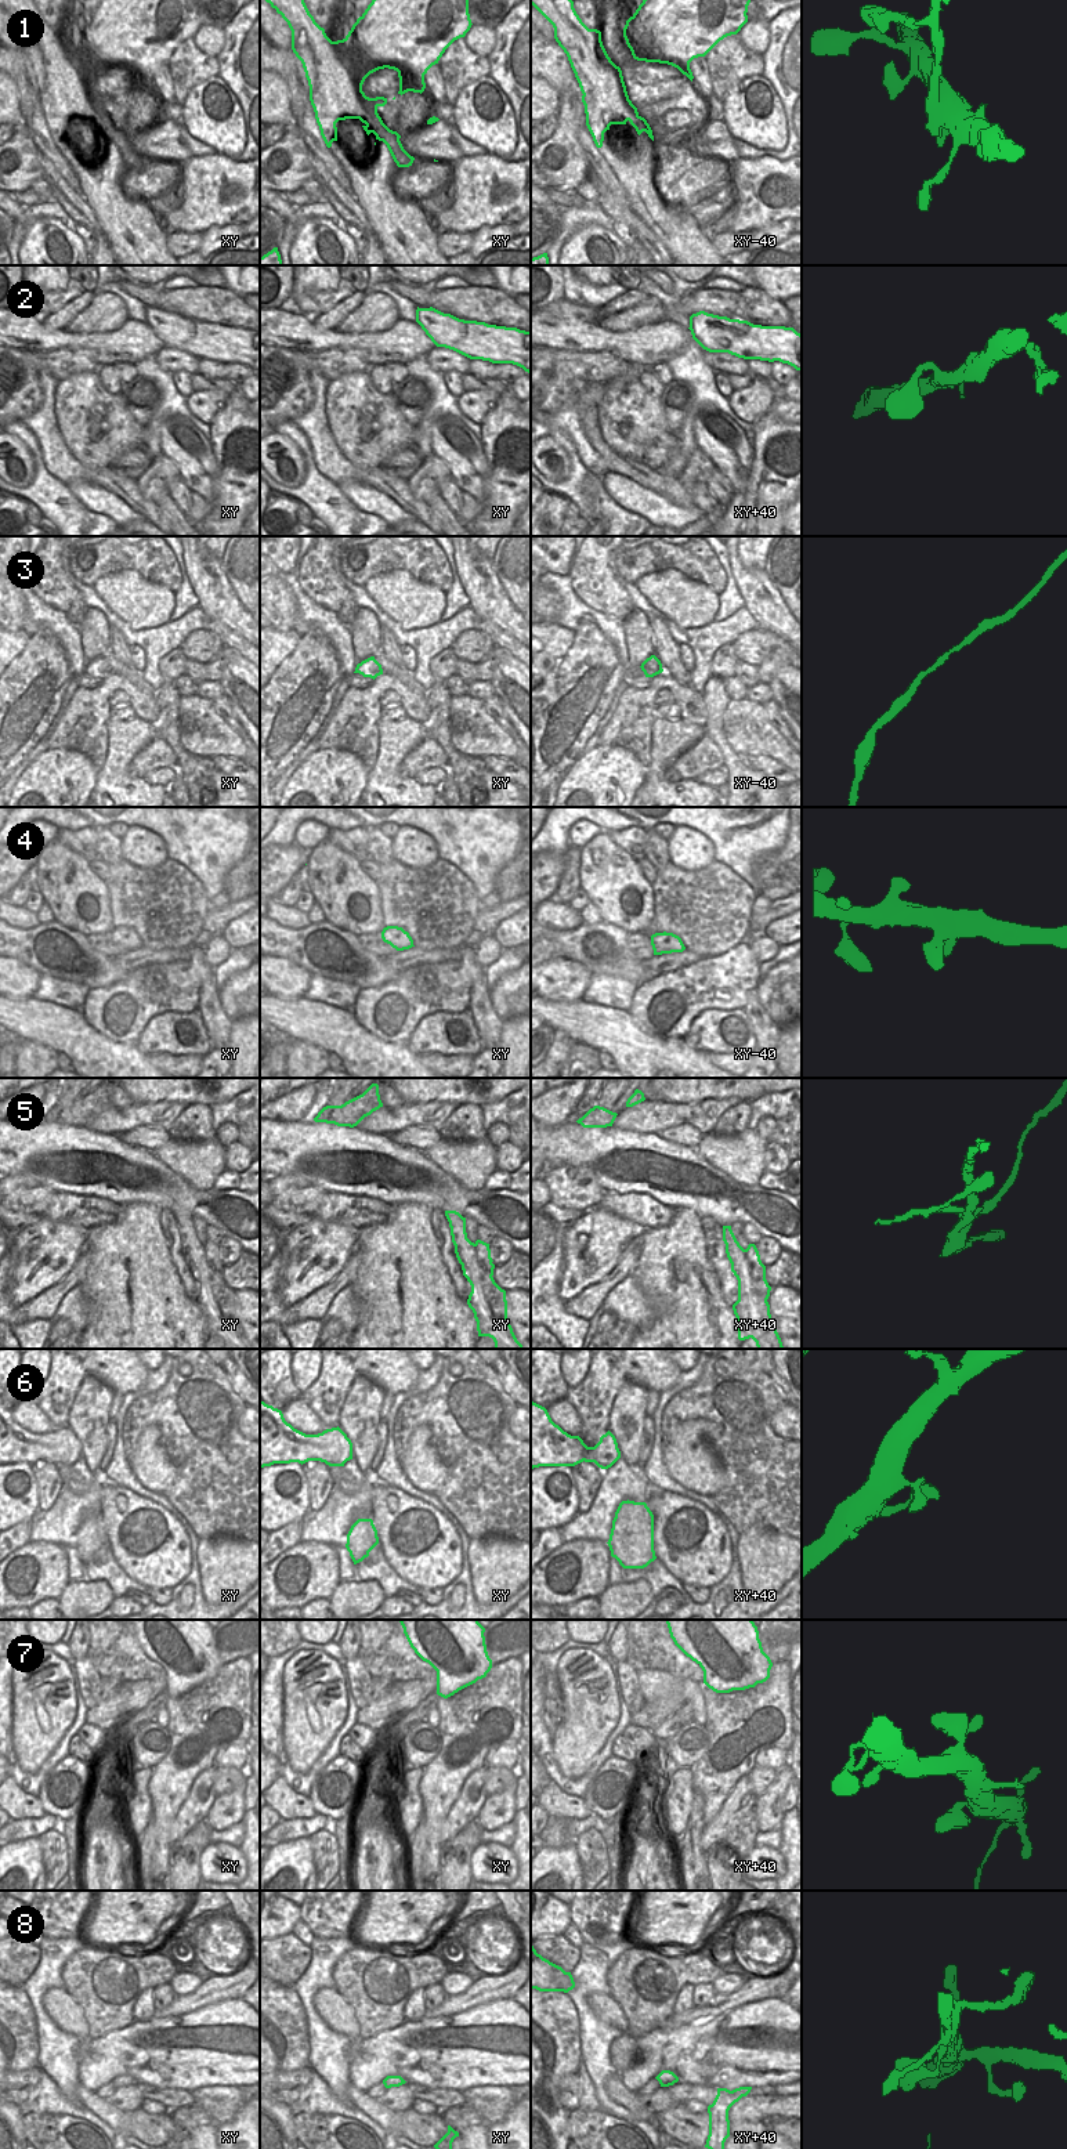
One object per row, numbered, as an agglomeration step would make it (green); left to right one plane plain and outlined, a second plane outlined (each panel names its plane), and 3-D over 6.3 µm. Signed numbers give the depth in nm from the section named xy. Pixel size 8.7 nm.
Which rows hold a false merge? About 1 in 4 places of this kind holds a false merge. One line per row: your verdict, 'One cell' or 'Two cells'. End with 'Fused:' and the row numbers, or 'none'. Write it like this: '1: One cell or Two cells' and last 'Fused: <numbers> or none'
1: Two cells
2: One cell
3: One cell
4: One cell
5: Two cells
6: One cell
7: One cell
8: One cell
Fused: 1, 5

